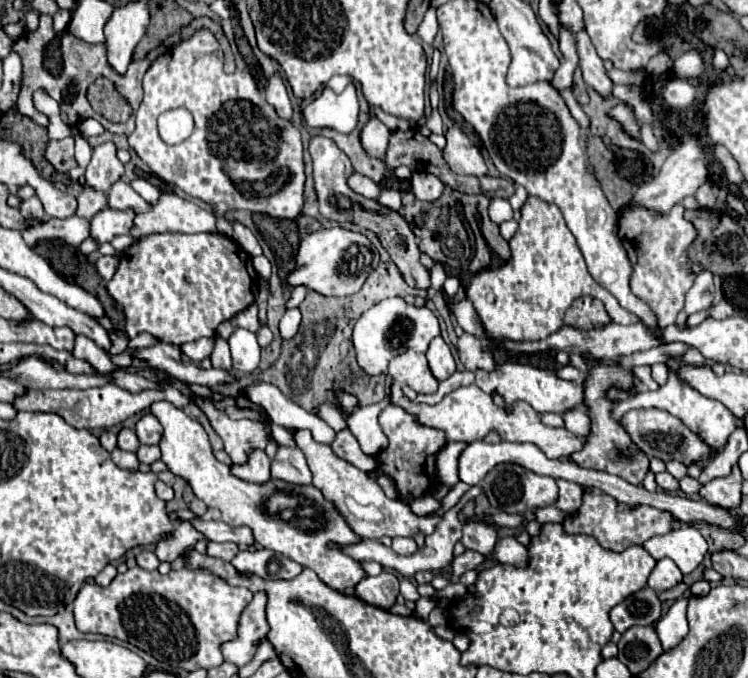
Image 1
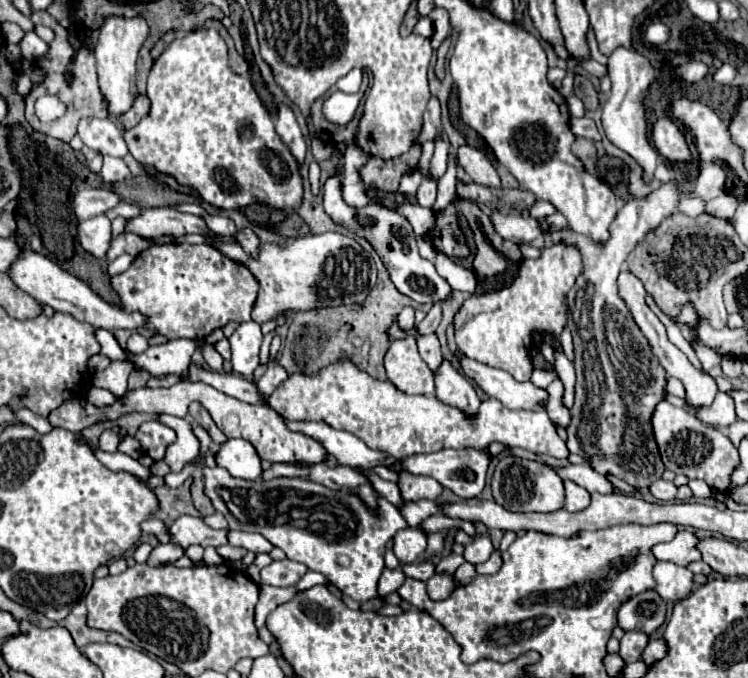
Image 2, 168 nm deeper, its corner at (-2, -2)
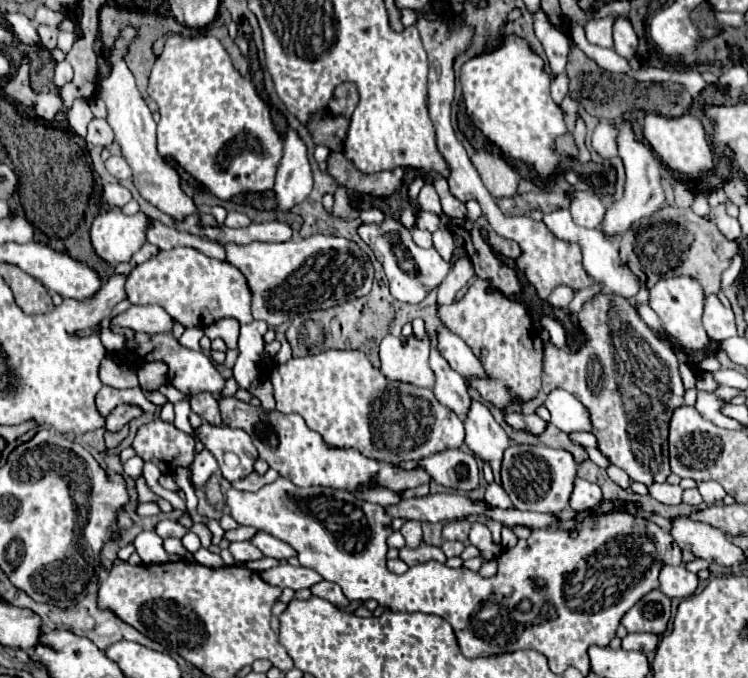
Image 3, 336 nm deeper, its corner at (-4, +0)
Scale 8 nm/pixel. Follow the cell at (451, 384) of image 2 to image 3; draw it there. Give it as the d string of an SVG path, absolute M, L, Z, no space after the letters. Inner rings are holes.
M472 402L472 408L466 416L466 438L464 442L474 456L488 462L494 472L496 484L500 484L500 464L502 452L510 446L510 438L504 428L494 420L490 410L480 402Z

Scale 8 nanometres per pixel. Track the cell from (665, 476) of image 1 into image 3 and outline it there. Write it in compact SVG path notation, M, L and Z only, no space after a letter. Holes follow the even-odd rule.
M668 482L652 484L652 486L648 486L648 492L652 498L656 498L662 504L680 504L682 502L682 488L672 486Z

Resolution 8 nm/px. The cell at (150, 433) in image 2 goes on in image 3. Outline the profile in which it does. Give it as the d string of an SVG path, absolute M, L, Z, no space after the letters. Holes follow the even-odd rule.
M156 418L138 428L132 448L144 462L156 464L162 474L172 474L176 468L192 464L196 440L174 424Z

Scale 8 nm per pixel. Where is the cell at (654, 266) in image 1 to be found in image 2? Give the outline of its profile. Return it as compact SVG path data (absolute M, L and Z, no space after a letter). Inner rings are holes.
M668 326L666 328L668 330L668 338L670 338L670 342L672 344L676 344L688 358L690 358L690 362L696 366L697 369L701 370L702 365L698 362L698 358L696 358L696 354L694 354L694 350L692 350L692 346L690 346L690 342L686 342L684 338L682 338L682 332L680 332L680 328L678 326Z

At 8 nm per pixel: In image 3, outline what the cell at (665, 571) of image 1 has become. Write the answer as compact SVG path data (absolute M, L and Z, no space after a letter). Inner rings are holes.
M664 566L660 572L660 590L668 598L688 598L698 586L698 576L684 566Z

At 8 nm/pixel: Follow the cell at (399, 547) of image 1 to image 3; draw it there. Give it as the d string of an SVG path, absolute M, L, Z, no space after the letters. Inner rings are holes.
M406 520L400 528L402 536L406 538L406 544L410 548L416 548L422 544L422 528L420 528L420 522L418 520Z

